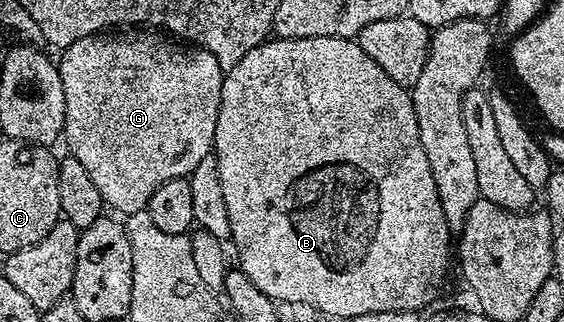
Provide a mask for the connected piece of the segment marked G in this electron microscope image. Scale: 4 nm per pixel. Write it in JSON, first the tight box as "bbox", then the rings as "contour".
{"bbox":[58,29,225,211],"contour":[[[108,29],[103,33],[84,35],[76,39],[69,47],[63,48],[59,56],[58,66],[62,77],[62,89],[66,93],[66,121],[64,122],[63,138],[68,139],[67,150],[82,165],[86,165],[86,173],[90,173],[90,181],[94,181],[98,193],[102,193],[105,204],[116,211],[142,211],[147,208],[150,197],[162,181],[182,179],[191,175],[194,165],[202,161],[202,157],[213,154],[218,125],[218,105],[222,101],[222,85],[224,84],[225,68],[221,67],[218,57],[207,51],[205,47],[185,45],[167,34],[156,29]]]}

